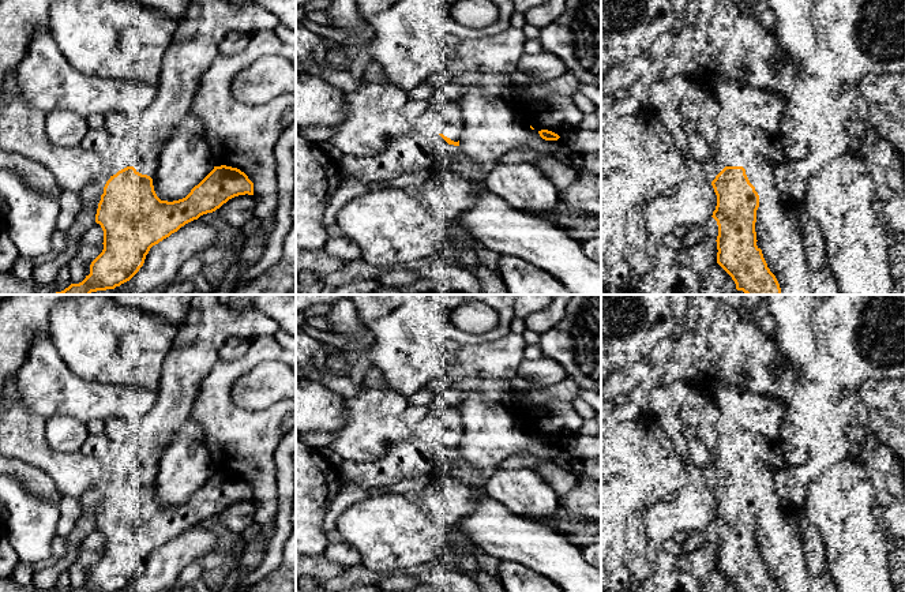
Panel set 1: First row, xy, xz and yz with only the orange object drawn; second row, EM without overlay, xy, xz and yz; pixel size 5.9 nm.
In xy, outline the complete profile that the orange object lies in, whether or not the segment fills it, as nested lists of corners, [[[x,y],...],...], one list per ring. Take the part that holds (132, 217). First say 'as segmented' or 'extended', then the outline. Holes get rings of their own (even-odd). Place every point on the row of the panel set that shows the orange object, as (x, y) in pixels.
extended; [[[191,0],[185,18],[179,22],[173,40],[162,57],[157,95],[151,105],[132,119],[132,139],[123,145],[112,160],[112,176],[104,187],[95,222],[104,231],[104,250],[91,262],[90,274],[79,284],[71,284],[53,295],[90,295],[97,291],[114,289],[129,281],[143,266],[150,248],[185,224],[213,213],[229,199],[254,195],[254,183],[237,168],[221,165],[214,169],[191,192],[179,201],[161,201],[153,181],[158,168],[158,156],[164,142],[176,124],[191,110],[202,74],[218,53],[218,44],[230,31],[252,34],[256,30],[274,30],[278,18],[267,8],[247,3],[237,5],[230,0]]]

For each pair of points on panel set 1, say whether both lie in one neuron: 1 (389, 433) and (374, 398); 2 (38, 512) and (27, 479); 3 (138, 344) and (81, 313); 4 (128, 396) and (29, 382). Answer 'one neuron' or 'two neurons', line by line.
1: one neuron
2: two neurons
3: one neuron
4: one neuron

